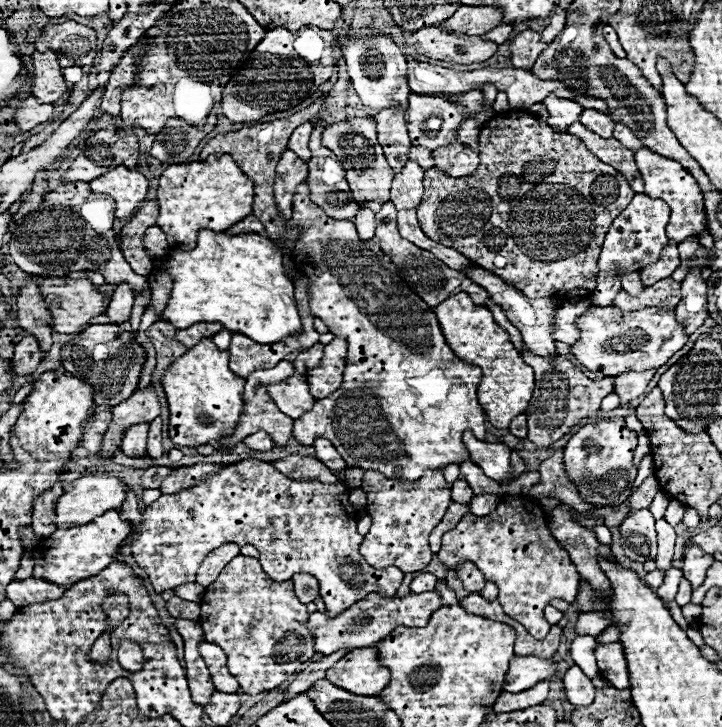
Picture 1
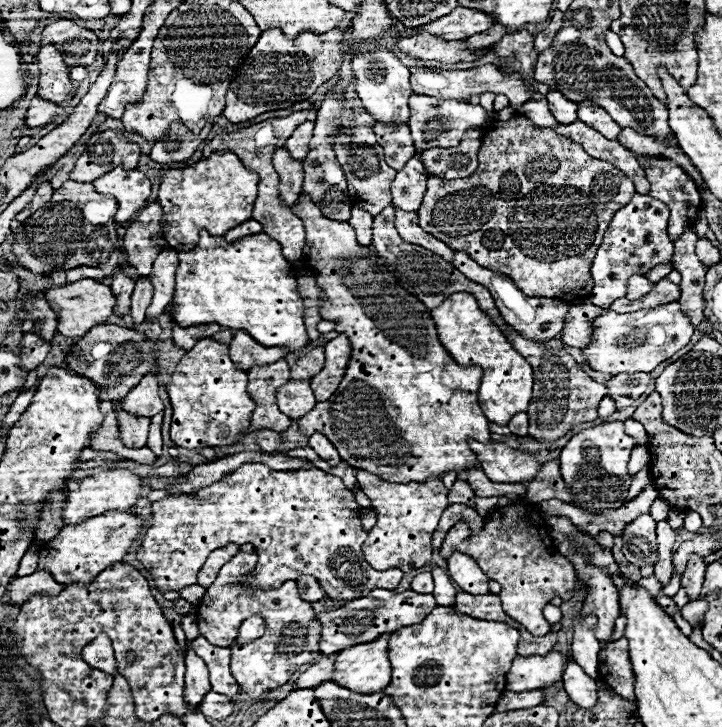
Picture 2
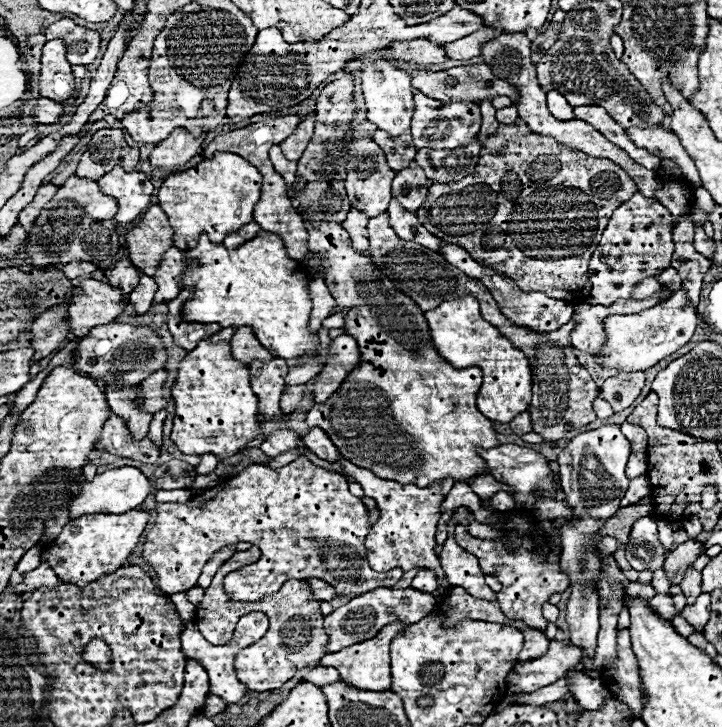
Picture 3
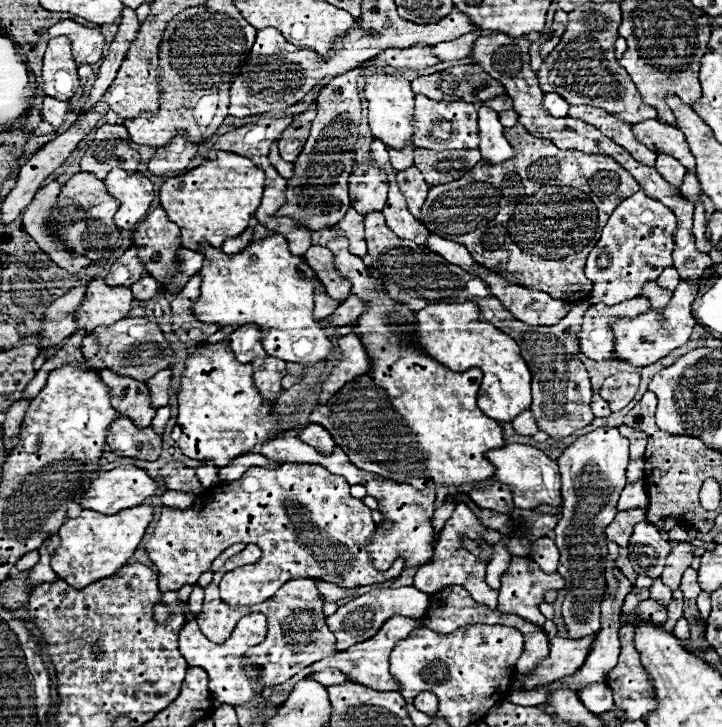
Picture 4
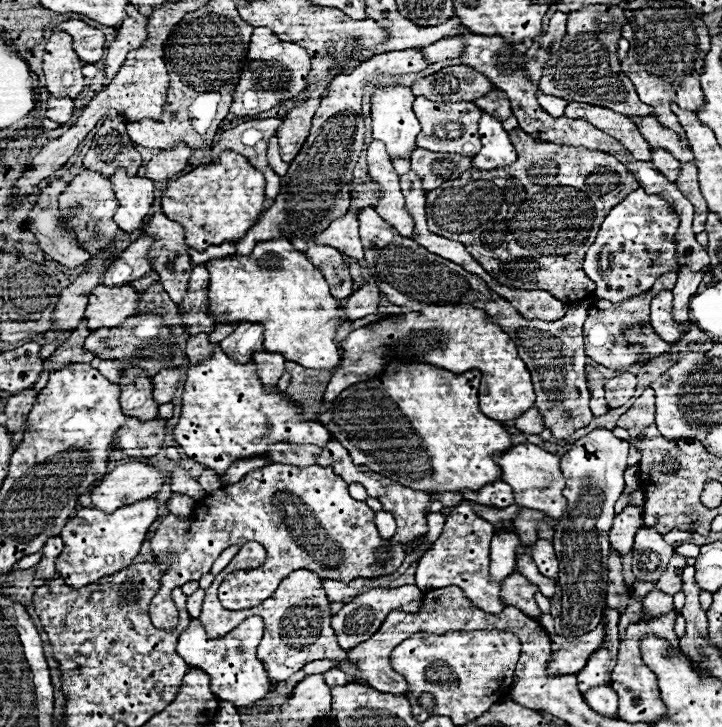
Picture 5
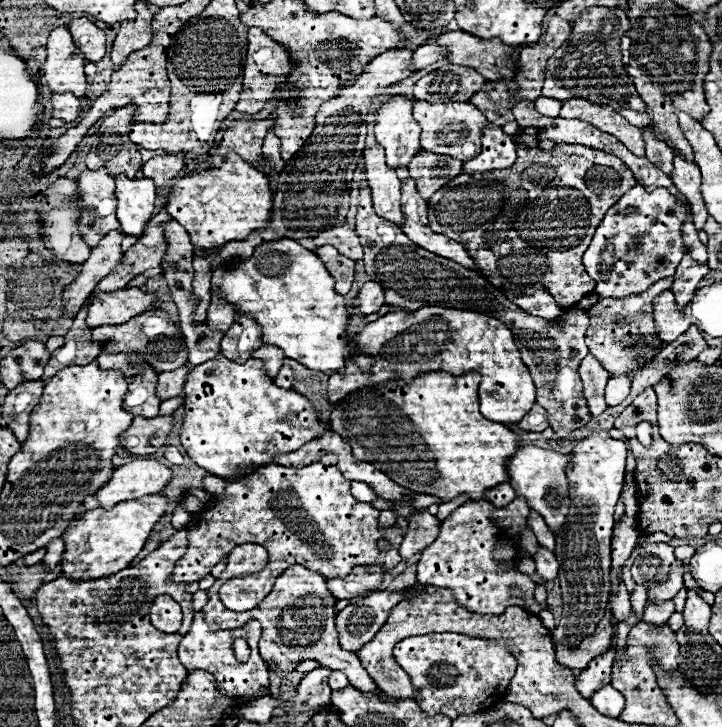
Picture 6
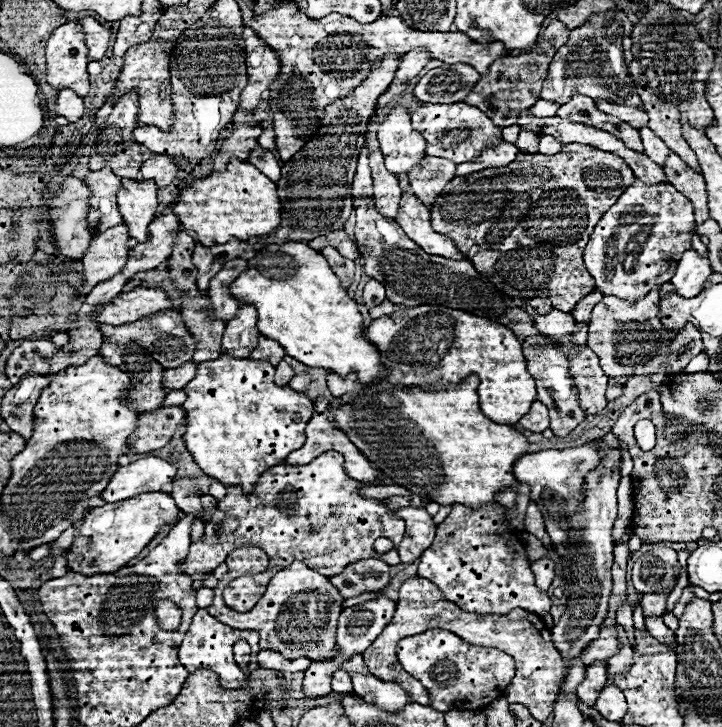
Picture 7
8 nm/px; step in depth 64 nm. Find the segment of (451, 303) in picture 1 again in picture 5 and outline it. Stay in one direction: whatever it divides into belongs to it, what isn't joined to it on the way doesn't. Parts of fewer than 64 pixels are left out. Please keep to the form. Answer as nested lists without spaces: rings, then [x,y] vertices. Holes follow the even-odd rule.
[[[424,306],[420,312],[408,312],[354,330],[340,344],[344,356],[326,386],[326,402],[332,402],[344,388],[378,376],[388,360],[408,358],[446,368],[454,374],[478,368],[482,372],[480,410],[492,420],[516,420],[534,406],[530,372],[518,356],[514,340],[474,306]]]

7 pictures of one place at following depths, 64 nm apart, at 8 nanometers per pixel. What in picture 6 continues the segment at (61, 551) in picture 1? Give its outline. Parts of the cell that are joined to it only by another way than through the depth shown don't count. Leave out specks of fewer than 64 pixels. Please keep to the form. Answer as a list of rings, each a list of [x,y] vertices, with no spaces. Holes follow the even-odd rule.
[[[160,494],[116,504],[112,510],[86,510],[80,514],[80,518],[76,518],[74,526],[70,524],[62,534],[66,542],[66,550],[62,554],[62,574],[70,580],[96,580],[128,568],[130,562],[140,554],[148,534],[166,514],[166,510],[170,510],[170,504]]]

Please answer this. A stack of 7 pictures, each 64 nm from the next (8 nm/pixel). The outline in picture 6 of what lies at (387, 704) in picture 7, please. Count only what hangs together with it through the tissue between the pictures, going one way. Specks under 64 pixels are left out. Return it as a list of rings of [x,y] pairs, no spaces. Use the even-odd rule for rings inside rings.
[[[252,542],[236,546],[228,558],[226,570],[216,578],[214,586],[208,588],[208,602],[202,608],[206,624],[212,630],[220,630],[220,628],[224,630],[224,628],[240,628],[240,624],[246,624],[248,620],[256,618],[262,624],[259,653],[264,658],[264,662],[268,664],[270,672],[276,672],[278,676],[286,676],[288,672],[296,670],[296,666],[302,660],[318,660],[326,668],[342,670],[354,688],[360,688],[362,692],[386,696],[384,692],[380,692],[376,688],[376,684],[372,682],[368,672],[362,668],[360,660],[352,652],[344,652],[340,648],[340,644],[336,640],[336,630],[334,630],[334,616],[336,616],[334,604],[336,604],[336,600],[326,588],[326,578],[320,576],[318,572],[312,572],[312,570],[298,566],[298,564],[294,568],[288,568],[288,572],[284,572],[280,578],[276,578],[276,586],[272,588],[268,598],[264,598],[264,602],[258,604],[256,610],[232,612],[232,610],[226,610],[222,606],[222,602],[218,598],[218,590],[226,580],[230,580],[232,576],[240,576],[240,574],[260,572],[264,569],[264,564],[267,563],[268,553],[264,546],[252,544]]]

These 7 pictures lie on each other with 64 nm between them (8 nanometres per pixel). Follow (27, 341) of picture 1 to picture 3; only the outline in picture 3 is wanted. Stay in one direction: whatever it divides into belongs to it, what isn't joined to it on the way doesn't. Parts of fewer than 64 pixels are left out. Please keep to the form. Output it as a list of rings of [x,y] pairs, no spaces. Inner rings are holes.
[[[60,304],[56,308],[44,310],[32,324],[30,334],[34,336],[30,340],[30,348],[34,348],[32,364],[46,358],[50,352],[58,348],[58,344],[68,336],[68,324],[66,324],[66,310],[68,304]]]

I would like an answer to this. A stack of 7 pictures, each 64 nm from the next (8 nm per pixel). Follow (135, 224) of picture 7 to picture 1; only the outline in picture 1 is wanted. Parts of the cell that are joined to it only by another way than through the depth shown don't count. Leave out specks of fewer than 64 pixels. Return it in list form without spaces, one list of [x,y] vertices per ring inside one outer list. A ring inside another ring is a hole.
[[[118,166],[90,182],[90,190],[96,194],[108,194],[116,202],[116,218],[130,218],[144,202],[148,192],[148,180],[126,166]]]

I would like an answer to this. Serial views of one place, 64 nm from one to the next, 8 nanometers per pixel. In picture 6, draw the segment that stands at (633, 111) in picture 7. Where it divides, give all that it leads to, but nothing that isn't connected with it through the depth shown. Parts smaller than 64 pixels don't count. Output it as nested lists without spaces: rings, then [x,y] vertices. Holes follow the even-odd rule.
[[[620,110],[620,114],[632,124],[632,126],[638,126],[638,128],[644,128],[650,124],[650,116],[648,114],[642,114],[642,112],[632,112],[632,110]]]

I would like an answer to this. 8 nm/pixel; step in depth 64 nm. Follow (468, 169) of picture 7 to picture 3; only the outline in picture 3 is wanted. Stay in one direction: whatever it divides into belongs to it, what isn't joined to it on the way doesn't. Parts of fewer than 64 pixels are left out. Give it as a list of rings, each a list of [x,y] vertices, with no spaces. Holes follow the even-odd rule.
[[[482,100],[482,102],[478,102],[478,104],[480,104],[480,108],[482,108],[482,128],[480,128],[478,138],[480,138],[480,142],[484,144],[486,138],[496,132],[498,122],[496,122],[496,118],[494,118],[494,112],[496,112],[496,110],[494,110],[494,106],[492,106],[492,100]]]

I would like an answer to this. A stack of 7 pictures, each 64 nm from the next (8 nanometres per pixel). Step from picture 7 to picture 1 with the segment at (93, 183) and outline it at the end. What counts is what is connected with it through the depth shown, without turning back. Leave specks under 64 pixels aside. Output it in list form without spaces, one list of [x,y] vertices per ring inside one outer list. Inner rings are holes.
[[[86,182],[58,186],[44,196],[40,208],[14,220],[8,230],[10,256],[20,270],[34,276],[68,276],[70,272],[88,268],[100,272],[108,286],[116,288],[124,282],[134,294],[150,290],[148,278],[138,276],[120,252],[116,232],[112,230],[114,210],[114,200],[108,194],[90,192]]]

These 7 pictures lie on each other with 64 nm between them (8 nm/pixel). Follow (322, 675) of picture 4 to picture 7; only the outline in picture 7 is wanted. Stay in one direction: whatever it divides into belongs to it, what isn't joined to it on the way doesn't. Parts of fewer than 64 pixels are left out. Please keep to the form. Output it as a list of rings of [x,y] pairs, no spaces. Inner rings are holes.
[[[336,670],[336,672],[332,674],[332,690],[334,690],[334,692],[350,692],[350,690],[352,690],[352,682],[350,682],[348,672]]]

